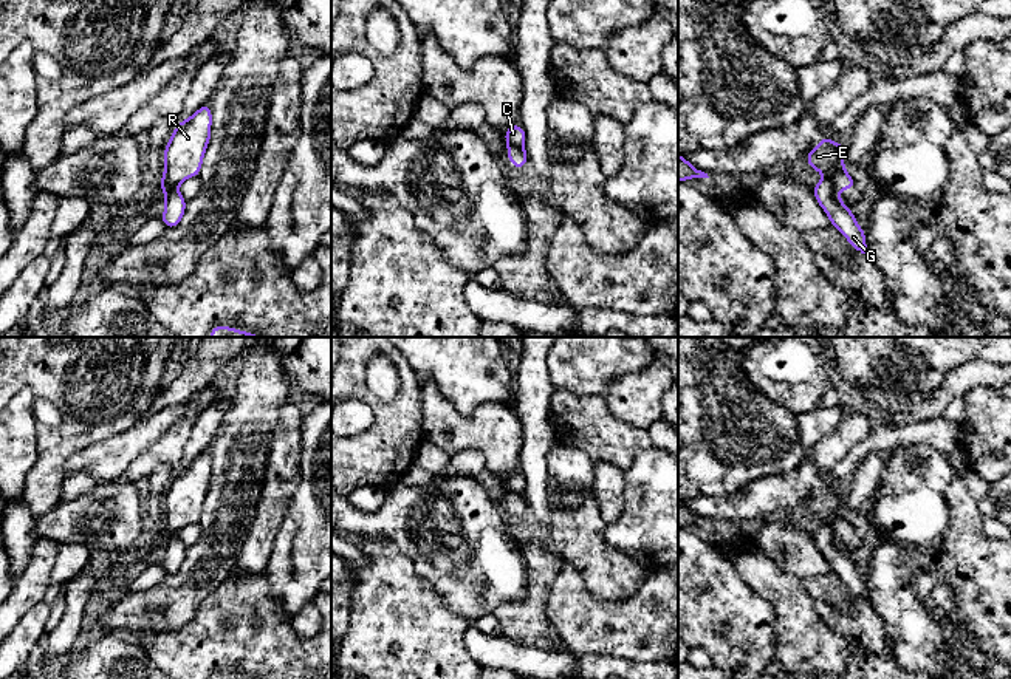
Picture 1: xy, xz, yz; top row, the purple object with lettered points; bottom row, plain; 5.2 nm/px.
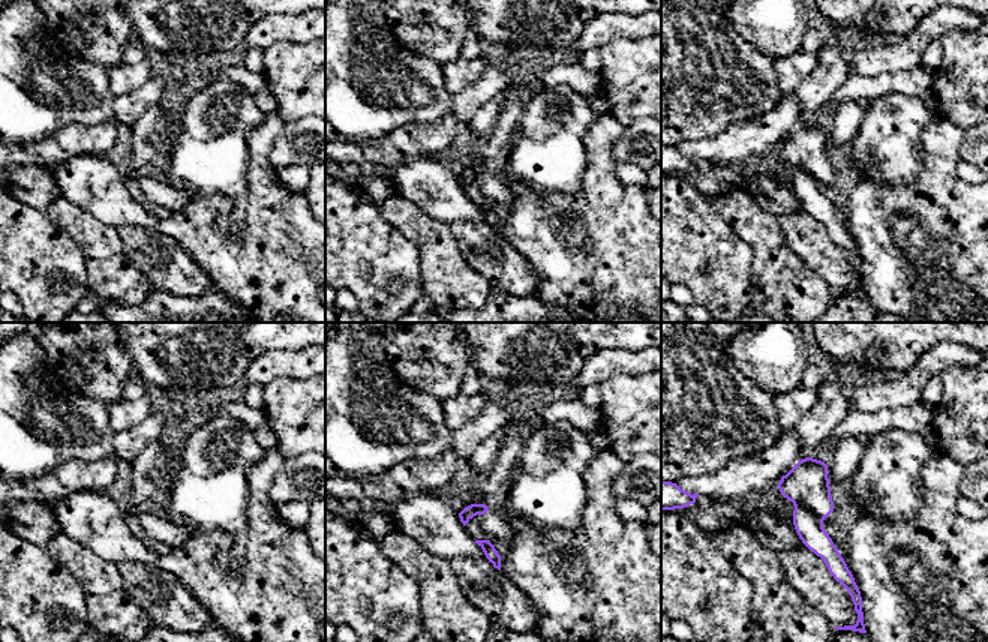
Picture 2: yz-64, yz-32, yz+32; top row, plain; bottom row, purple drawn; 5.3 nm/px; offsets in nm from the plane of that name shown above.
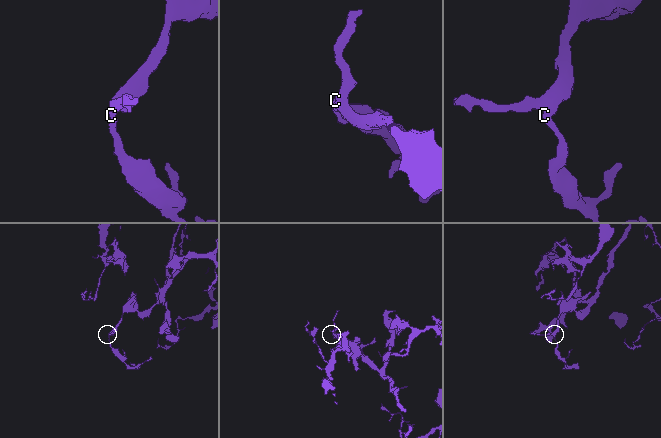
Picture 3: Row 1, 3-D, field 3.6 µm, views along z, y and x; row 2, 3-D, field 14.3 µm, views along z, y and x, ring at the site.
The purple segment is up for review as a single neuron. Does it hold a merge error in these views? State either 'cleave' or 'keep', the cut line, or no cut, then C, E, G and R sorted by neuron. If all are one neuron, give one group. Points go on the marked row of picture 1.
cleave; cut yz (825, 177), (836, 189); groups C G / E R

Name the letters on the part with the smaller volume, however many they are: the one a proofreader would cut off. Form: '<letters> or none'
C, G

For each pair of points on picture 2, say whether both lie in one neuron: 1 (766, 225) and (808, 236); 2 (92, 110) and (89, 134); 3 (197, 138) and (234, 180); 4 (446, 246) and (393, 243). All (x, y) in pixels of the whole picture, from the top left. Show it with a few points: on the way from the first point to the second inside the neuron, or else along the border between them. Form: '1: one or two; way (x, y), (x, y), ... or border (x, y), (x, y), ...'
1: two; border (777, 218), (784, 237), (802, 260)
2: two; border (114, 117), (93, 125), (66, 123), (56, 132)
3: one; way (207, 149), (224, 170)
4: two; border (387, 222), (416, 246), (423, 279)

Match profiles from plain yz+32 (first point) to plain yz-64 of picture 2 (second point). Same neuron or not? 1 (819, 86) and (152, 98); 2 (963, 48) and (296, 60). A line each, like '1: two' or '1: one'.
1: one
2: one

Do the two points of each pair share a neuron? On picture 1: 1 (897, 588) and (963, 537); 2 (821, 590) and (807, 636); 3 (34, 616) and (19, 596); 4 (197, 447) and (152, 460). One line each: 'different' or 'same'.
1: same
2: different
3: different
4: different

